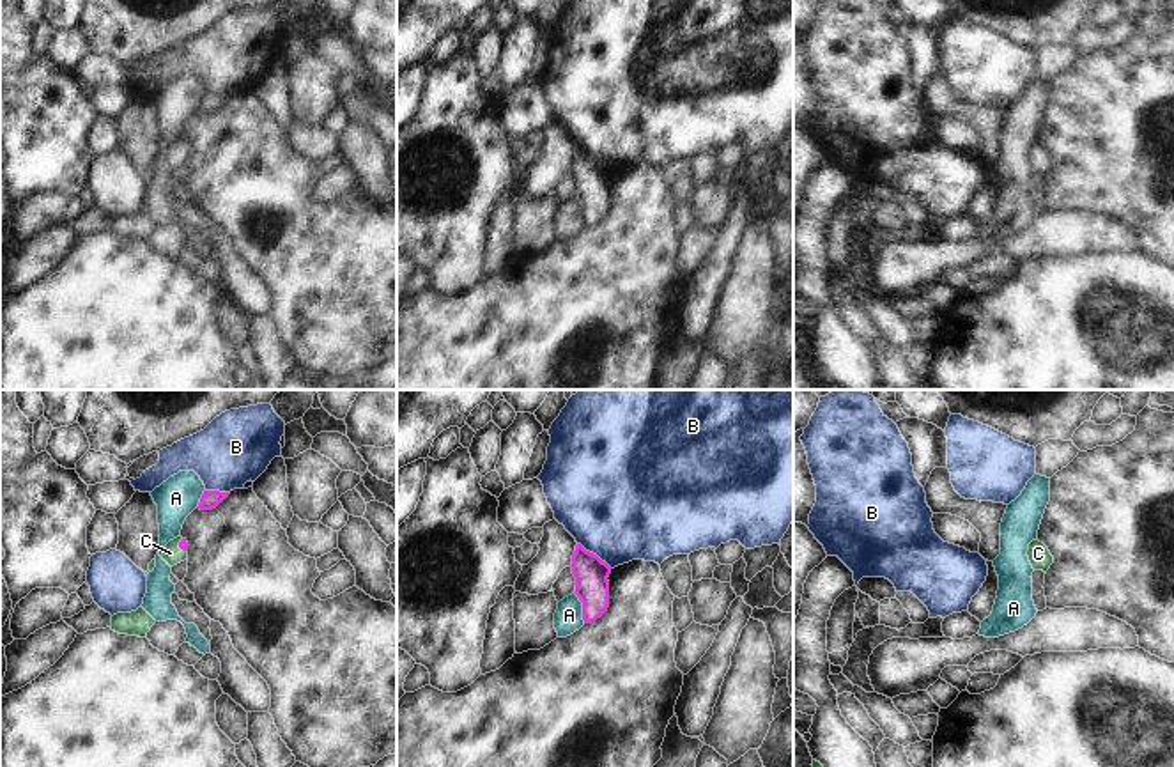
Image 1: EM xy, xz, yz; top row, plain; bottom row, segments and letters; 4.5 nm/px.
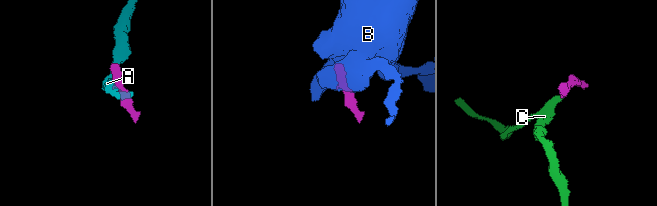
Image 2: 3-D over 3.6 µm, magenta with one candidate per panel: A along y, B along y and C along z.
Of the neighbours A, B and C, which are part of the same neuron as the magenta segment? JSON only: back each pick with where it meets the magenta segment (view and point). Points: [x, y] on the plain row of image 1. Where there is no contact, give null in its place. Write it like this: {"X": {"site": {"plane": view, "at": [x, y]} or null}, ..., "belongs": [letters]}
{"C": {"site": {"plane": "xy", "at": [179, 149]}}, "belongs": ["C"]}

